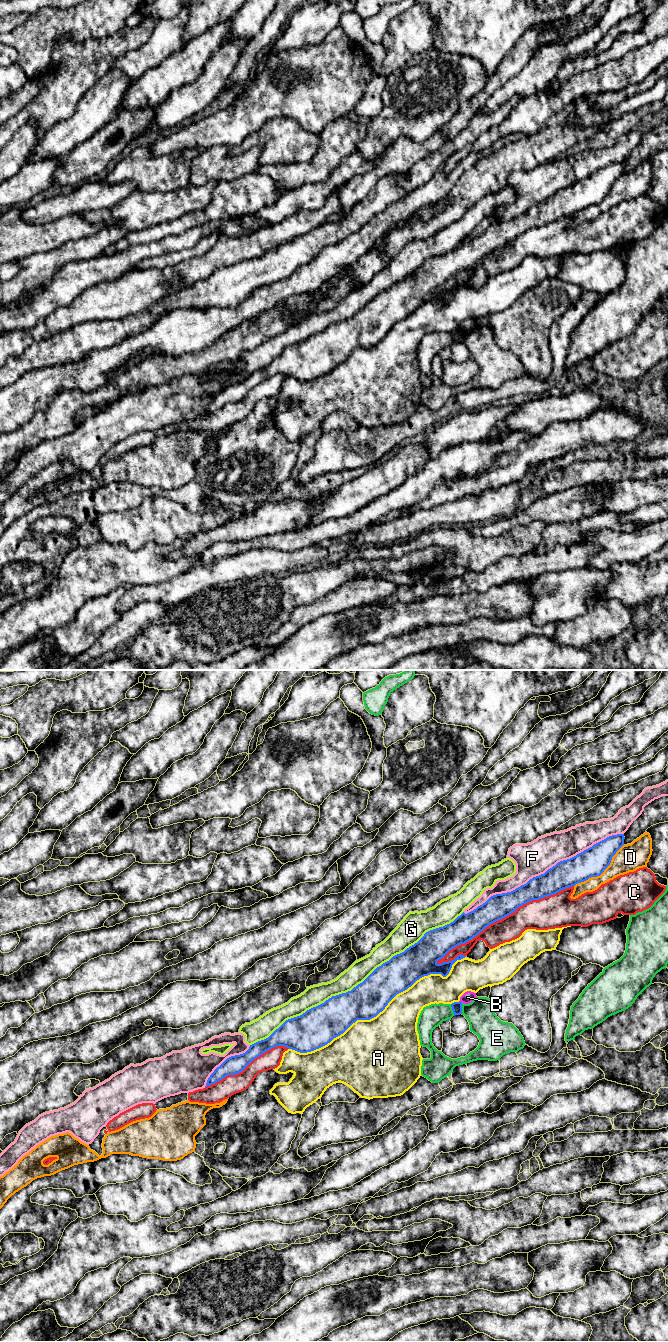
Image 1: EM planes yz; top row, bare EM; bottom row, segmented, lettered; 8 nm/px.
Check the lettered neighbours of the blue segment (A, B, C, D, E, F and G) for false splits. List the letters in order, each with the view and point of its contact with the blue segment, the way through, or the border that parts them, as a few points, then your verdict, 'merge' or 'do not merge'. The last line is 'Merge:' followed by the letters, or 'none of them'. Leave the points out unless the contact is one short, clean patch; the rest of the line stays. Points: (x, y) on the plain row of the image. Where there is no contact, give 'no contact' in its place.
A: contact yz (379, 340); do not merge
B: contact yz (461, 330); border yz (459, 329), (462, 330); do not merge
C: contact yz (504, 245); do not merge
D: contact yz (602, 200); do not merge
E: contact yz (453, 338); do not merge
F: contact yz (542, 202); do not merge
G: contact yz (357, 313); do not merge
Merge: none of them

